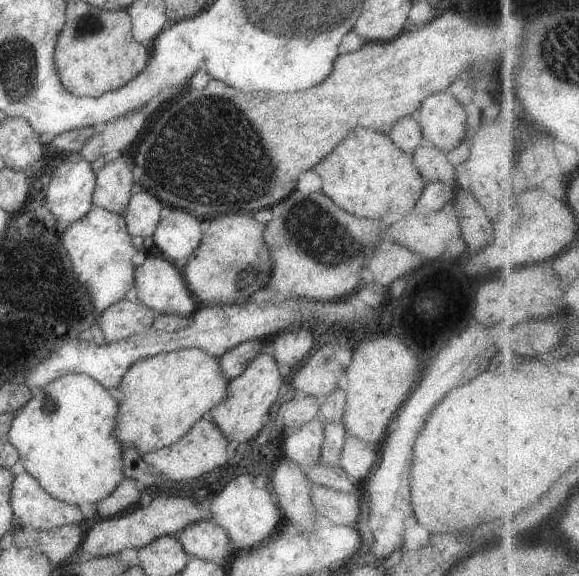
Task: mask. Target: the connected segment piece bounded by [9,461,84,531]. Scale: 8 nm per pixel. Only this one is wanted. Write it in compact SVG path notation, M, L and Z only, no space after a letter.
M18 461L12 468L9 468L9 470L14 474L10 504L14 512L16 526L22 526L22 528L32 530L47 531L52 530L52 528L60 528L61 526L78 525L84 520L79 506L66 504L66 502L56 500L56 498L52 498L50 494L46 494L44 489L38 484L38 481L34 480L34 478L28 474L22 461Z

